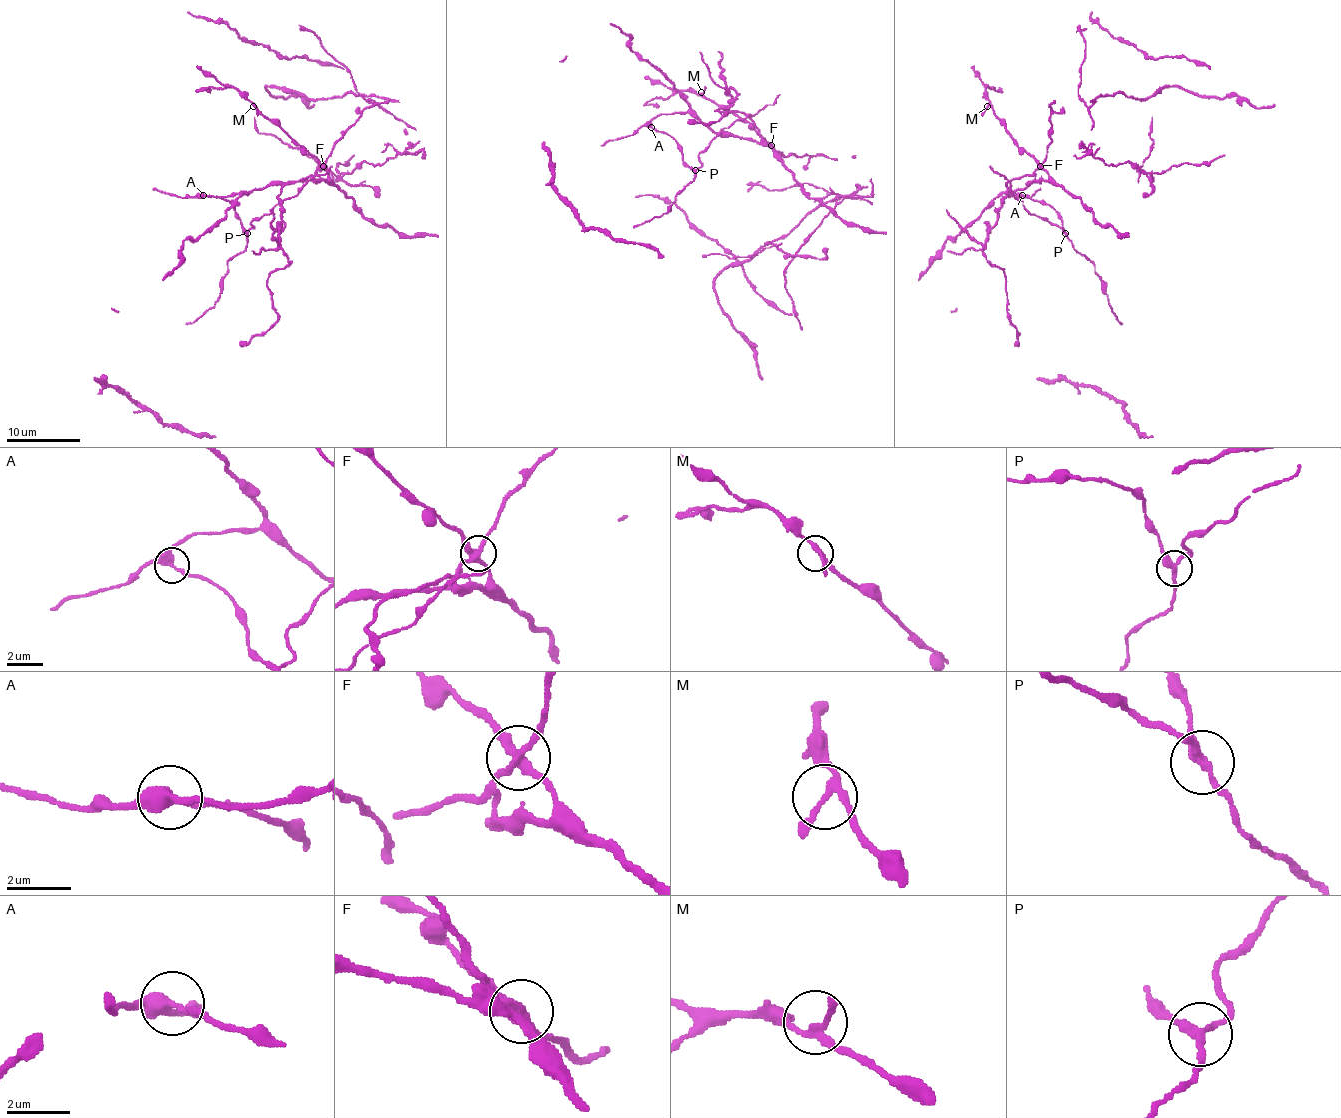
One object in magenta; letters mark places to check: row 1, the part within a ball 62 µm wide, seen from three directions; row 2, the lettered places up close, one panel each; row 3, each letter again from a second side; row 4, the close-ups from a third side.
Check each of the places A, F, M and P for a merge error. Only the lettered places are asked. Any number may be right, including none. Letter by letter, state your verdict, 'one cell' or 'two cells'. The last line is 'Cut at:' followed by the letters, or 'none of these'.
A: one cell
F: two cells
M: one cell
P: two cells
Cut at: F, P

